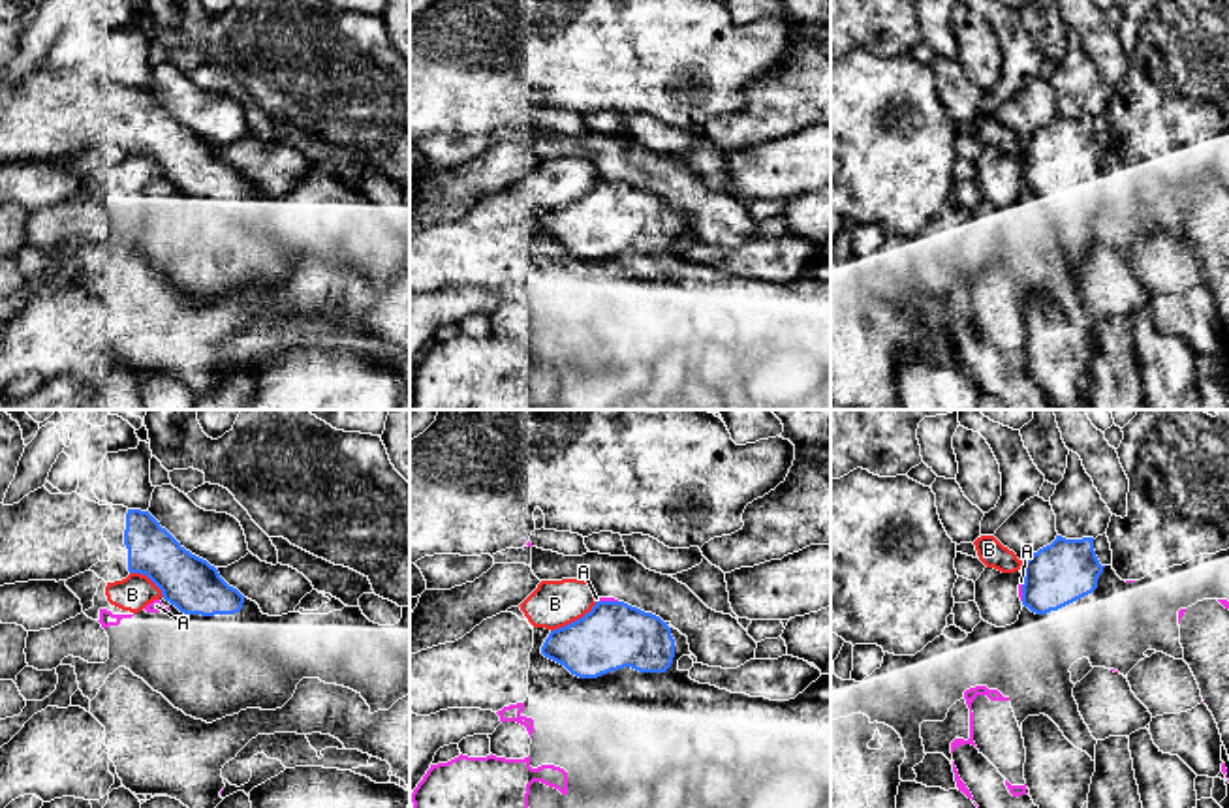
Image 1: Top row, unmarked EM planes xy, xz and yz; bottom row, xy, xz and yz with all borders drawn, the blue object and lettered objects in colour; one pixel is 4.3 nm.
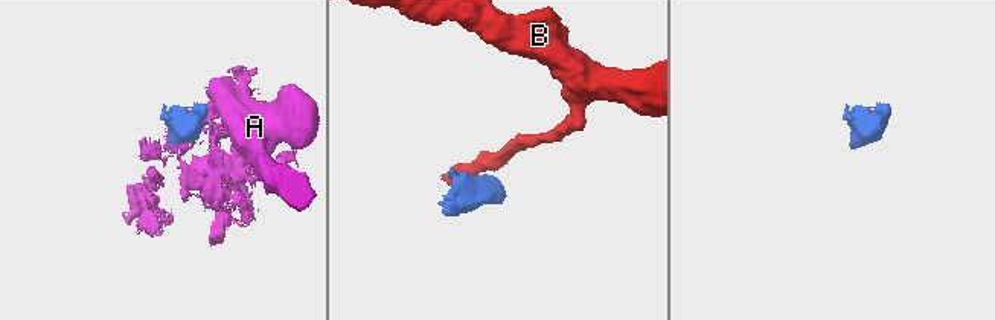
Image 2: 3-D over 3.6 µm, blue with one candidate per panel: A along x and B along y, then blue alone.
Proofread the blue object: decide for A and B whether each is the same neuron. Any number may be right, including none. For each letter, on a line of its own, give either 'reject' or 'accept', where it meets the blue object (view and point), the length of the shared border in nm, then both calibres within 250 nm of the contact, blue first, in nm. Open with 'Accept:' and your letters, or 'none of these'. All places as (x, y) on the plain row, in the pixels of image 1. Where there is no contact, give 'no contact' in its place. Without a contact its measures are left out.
Accept: none of these
A: reject | xz (607, 181) | 100 nm | 280/20 nm
B: reject | xz (575, 200) | 240 nm | 280/200 nm

